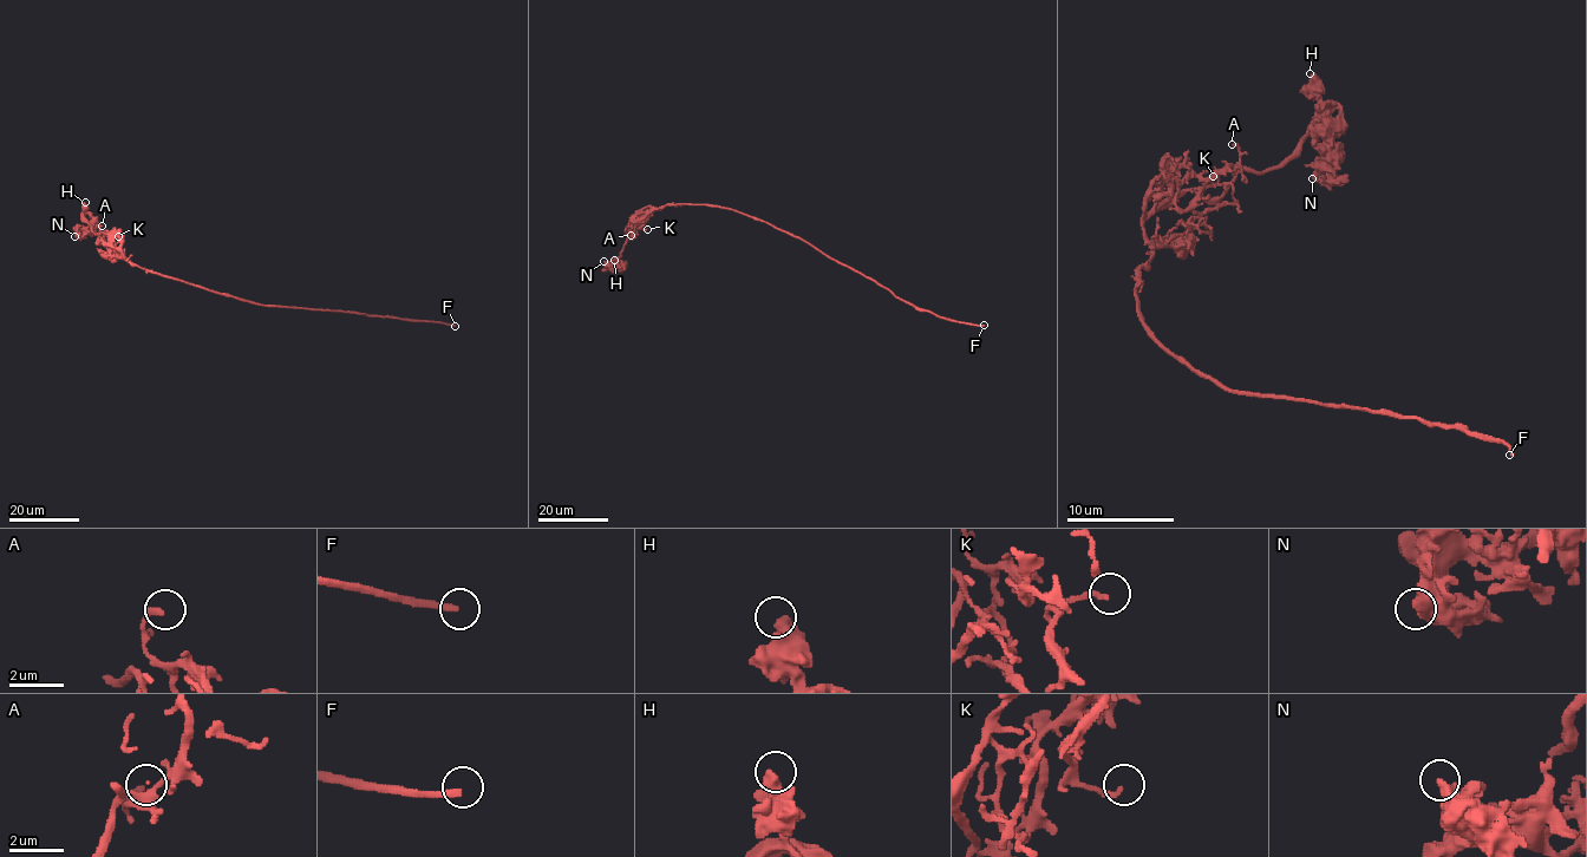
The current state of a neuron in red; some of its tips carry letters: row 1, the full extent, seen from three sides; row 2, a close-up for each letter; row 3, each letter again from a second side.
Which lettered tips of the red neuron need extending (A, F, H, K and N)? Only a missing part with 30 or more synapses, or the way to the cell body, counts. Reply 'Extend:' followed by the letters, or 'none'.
Extend: F

